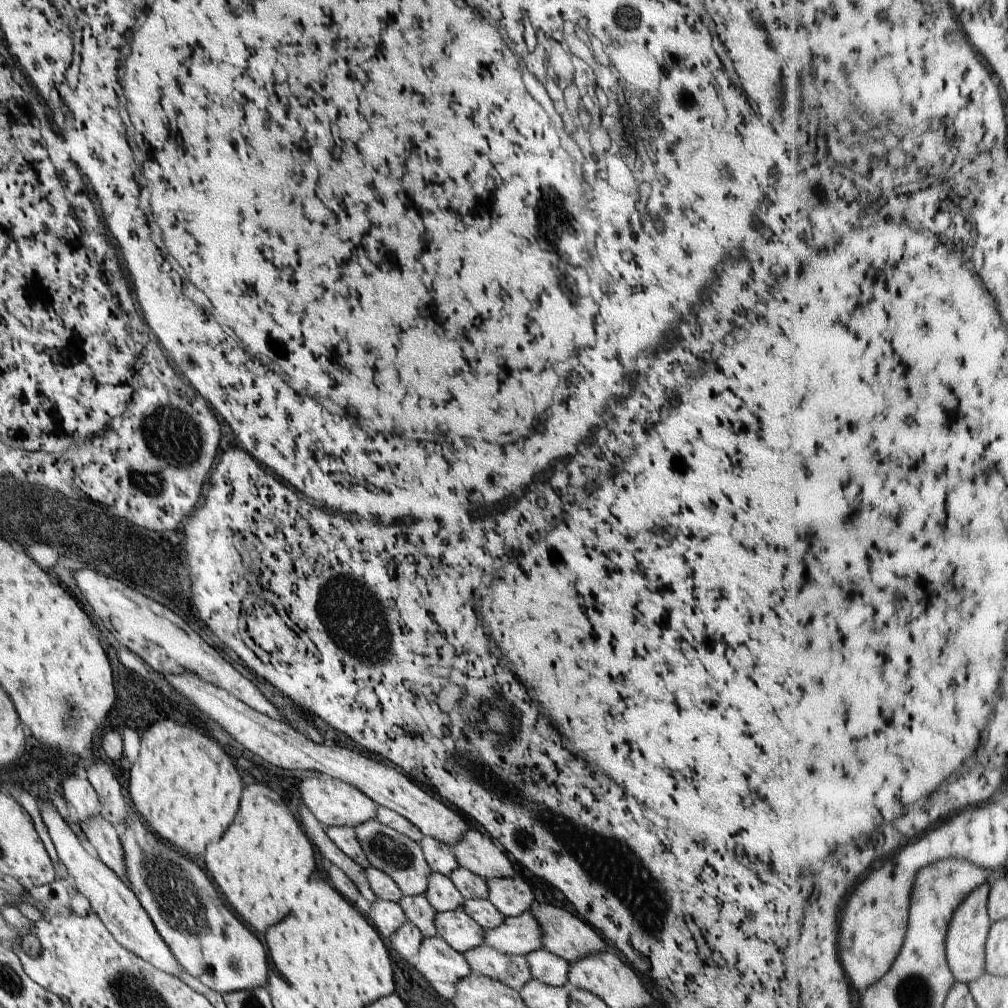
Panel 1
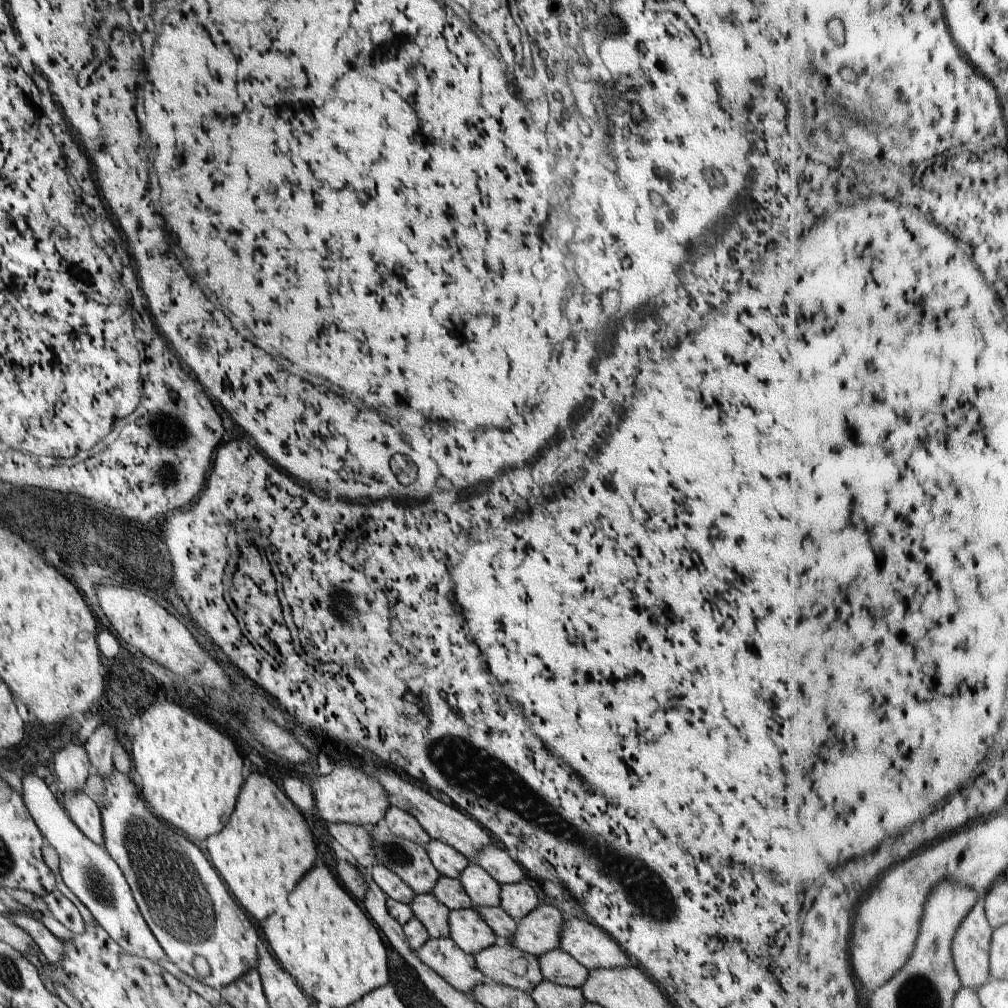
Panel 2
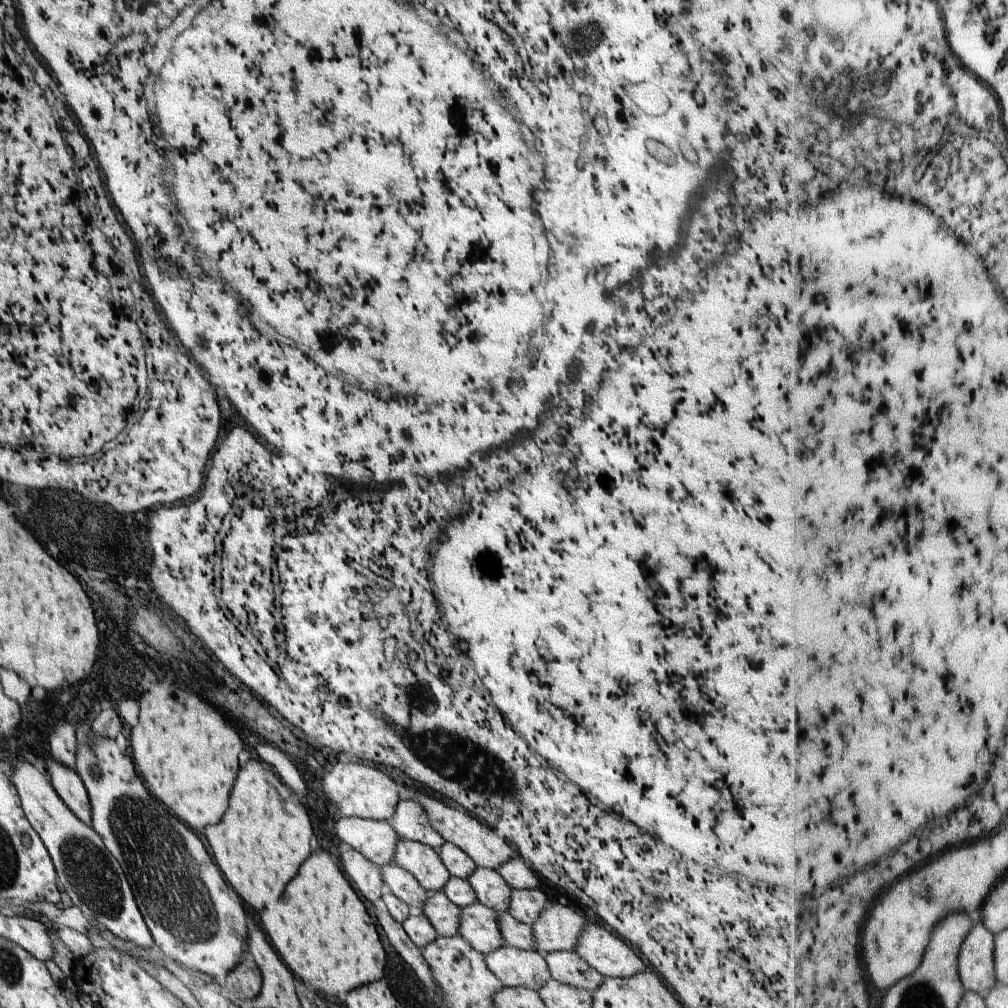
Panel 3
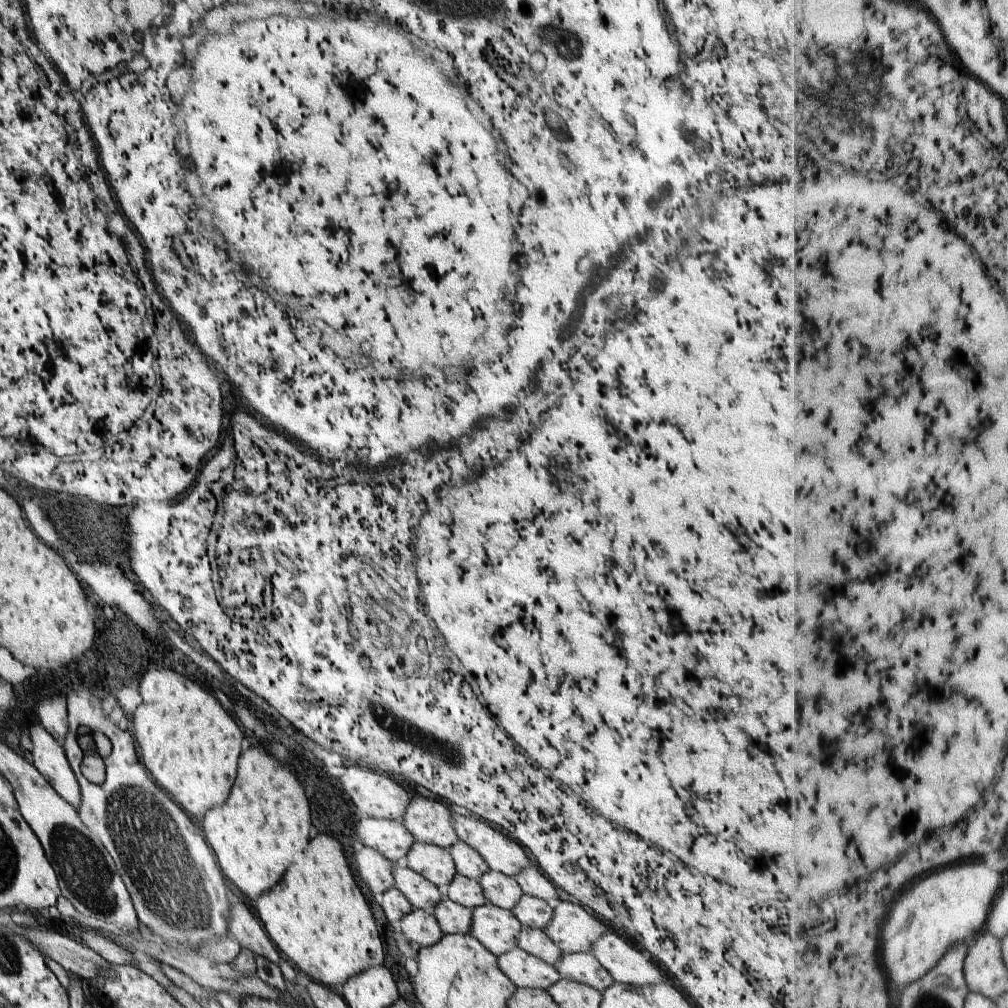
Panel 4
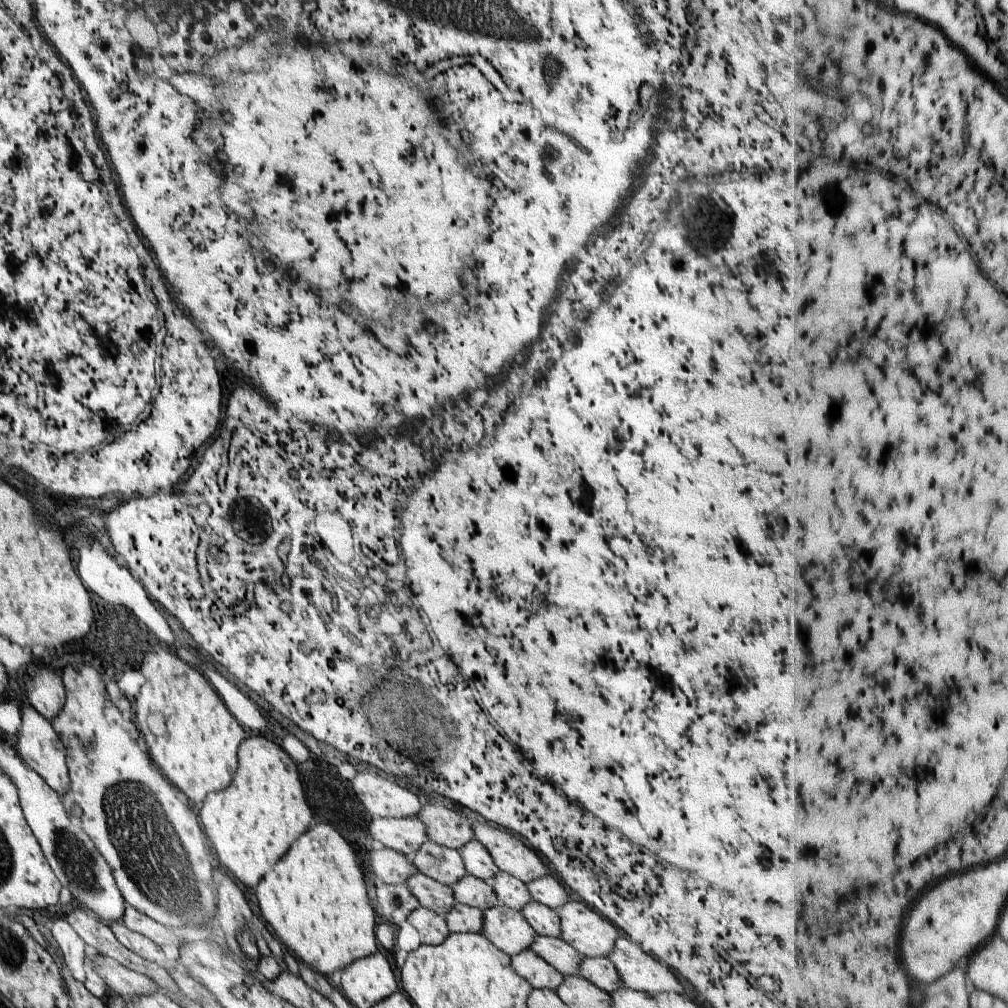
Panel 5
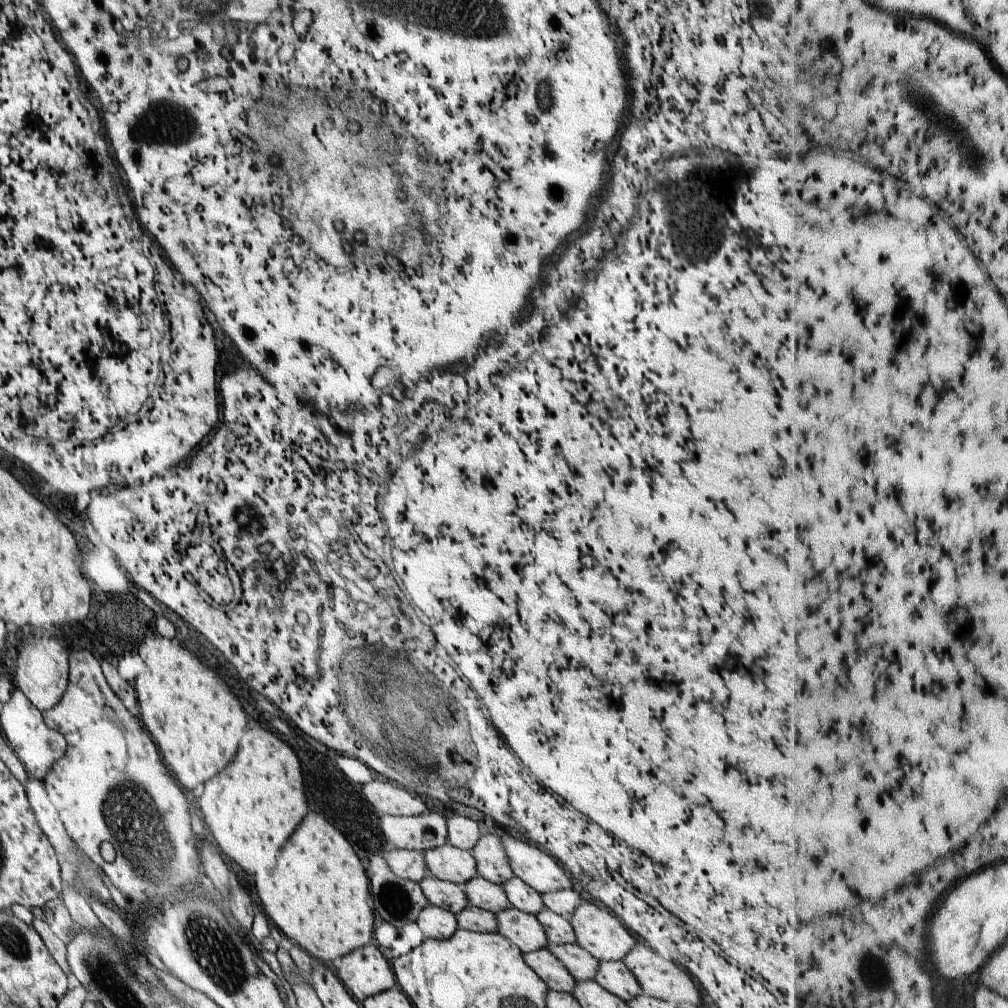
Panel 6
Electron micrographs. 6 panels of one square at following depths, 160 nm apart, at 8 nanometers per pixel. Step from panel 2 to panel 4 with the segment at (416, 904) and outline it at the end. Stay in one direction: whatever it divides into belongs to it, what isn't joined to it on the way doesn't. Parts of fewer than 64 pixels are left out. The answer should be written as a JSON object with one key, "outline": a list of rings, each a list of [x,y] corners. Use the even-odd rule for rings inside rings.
{"outline":[[[445,898],[438,904],[434,916],[444,934],[466,934],[471,929],[473,909]]]}

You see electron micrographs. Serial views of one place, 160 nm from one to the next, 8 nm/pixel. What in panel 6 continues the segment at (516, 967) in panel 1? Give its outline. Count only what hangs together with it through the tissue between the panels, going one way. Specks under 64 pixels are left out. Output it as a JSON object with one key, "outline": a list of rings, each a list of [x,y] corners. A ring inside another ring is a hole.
{"outline":[[[550,949],[523,953],[523,957],[526,964],[548,985],[550,991],[574,992],[578,981]]]}

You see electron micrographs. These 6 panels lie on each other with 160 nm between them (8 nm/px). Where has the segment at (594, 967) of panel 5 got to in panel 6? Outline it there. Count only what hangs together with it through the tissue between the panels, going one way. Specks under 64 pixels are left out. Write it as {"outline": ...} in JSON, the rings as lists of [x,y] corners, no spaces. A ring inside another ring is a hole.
{"outline":[[[600,961],[595,981],[625,1002],[643,994],[638,980],[622,961]]]}

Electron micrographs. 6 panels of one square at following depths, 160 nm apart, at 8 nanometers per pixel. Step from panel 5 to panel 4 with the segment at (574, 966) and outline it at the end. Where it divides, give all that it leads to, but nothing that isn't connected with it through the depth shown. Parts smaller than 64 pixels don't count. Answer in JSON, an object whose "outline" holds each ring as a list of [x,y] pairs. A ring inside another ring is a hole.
{"outline":[[[522,927],[517,943],[520,949],[551,965],[556,964],[564,954],[563,950],[548,938],[544,930],[540,929]]]}

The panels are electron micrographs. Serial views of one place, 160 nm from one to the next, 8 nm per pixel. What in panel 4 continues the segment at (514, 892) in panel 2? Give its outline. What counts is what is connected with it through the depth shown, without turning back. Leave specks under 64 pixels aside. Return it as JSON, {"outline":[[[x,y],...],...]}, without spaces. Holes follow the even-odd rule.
{"outline":[[[526,893],[521,896],[520,902],[511,911],[523,927],[540,930],[544,930],[553,917],[553,909],[546,901]]]}

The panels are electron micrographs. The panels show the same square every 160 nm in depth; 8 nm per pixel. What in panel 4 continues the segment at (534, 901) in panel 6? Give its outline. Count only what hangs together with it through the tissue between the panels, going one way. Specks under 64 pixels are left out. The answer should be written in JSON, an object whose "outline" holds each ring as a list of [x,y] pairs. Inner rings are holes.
{"outline":[[[488,870],[478,880],[488,902],[503,909],[512,910],[524,894],[514,877]]]}

